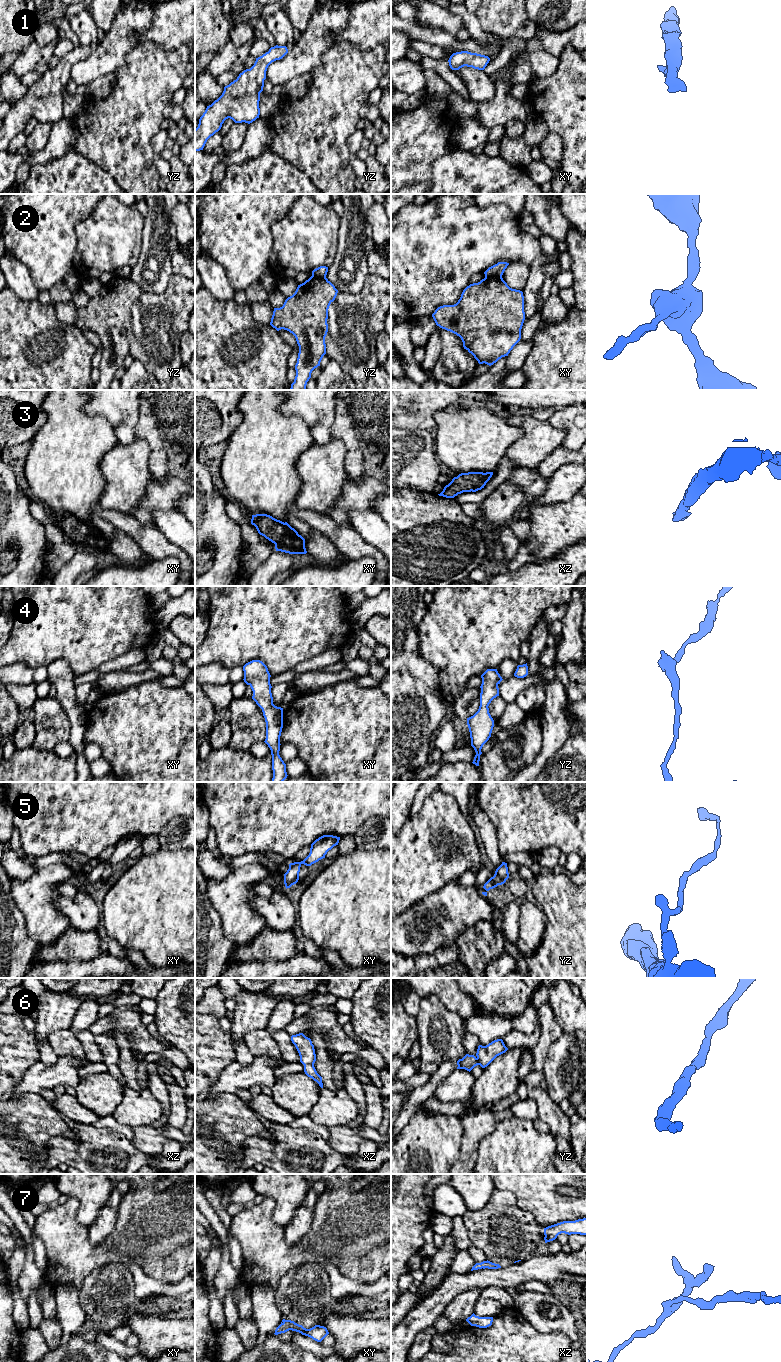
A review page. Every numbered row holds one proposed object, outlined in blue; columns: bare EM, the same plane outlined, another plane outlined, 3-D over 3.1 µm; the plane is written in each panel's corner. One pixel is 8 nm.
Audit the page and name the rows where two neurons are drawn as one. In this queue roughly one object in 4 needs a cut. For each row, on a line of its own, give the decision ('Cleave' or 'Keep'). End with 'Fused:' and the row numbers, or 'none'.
1: Keep
2: Cleave
3: Keep
4: Keep
5: Keep
6: Keep
7: Keep
Fused: 2

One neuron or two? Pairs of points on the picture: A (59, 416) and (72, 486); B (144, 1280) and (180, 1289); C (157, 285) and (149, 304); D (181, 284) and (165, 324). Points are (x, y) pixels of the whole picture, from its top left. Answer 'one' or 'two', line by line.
A: one
B: one
C: two
D: one

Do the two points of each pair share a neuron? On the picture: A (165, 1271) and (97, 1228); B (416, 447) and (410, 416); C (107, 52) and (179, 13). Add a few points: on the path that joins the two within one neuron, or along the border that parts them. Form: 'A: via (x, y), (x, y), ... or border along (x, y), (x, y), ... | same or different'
A: border along (116, 1213), (113, 1230), (99, 1243), (91, 1244) | different
B: border along (401, 427), (428, 431) | different
C: via (125, 34), (134, 26), (146, 25), (161, 20) | same

